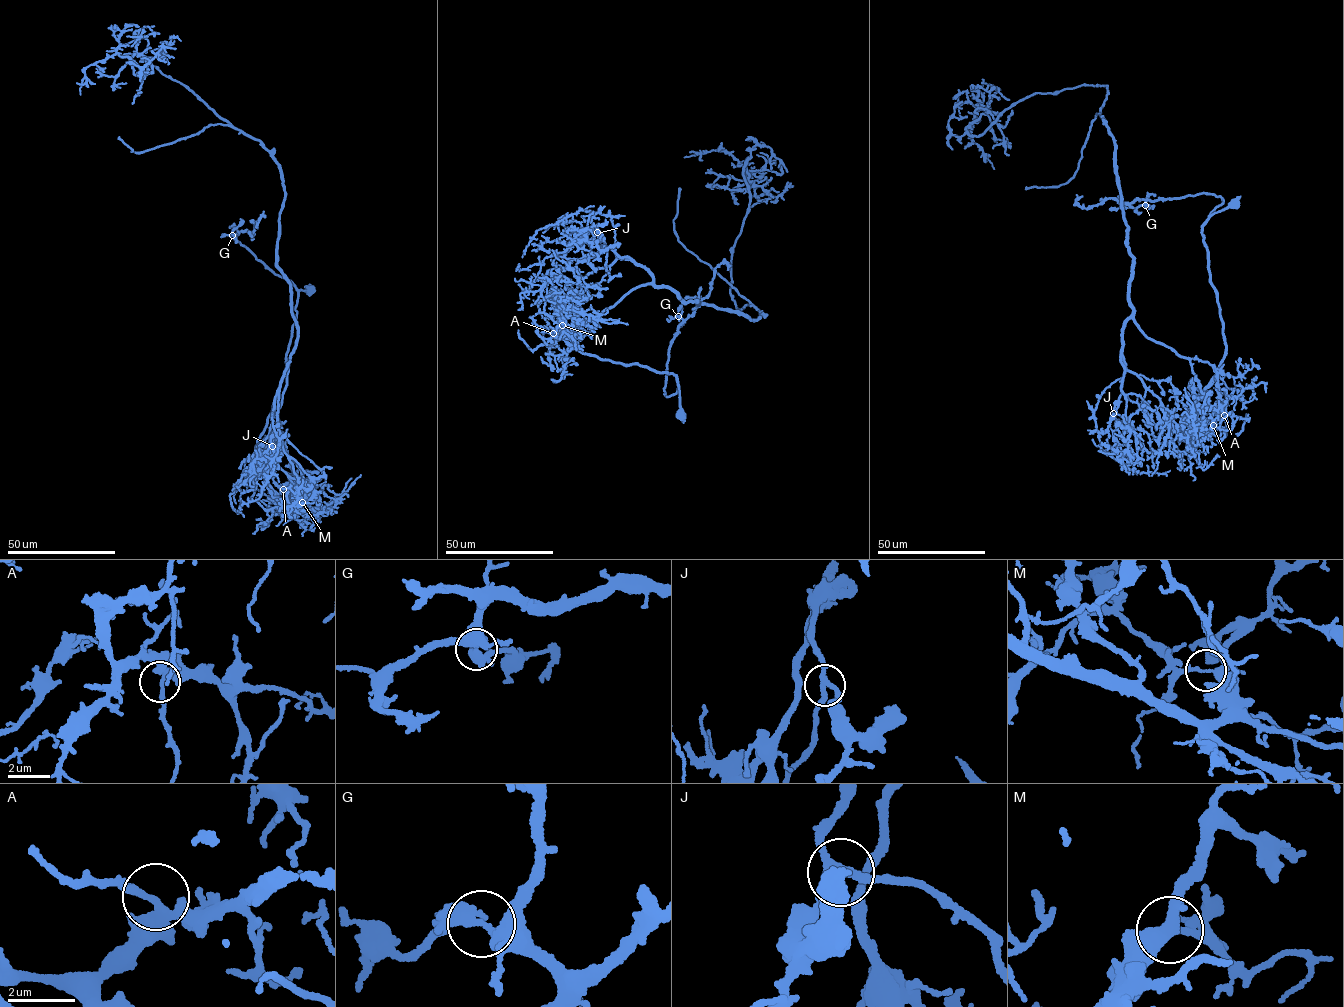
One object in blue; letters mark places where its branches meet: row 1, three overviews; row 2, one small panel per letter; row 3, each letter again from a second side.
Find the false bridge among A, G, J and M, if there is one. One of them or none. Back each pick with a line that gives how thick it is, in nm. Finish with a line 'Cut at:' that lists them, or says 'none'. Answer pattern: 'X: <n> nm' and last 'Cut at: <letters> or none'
M: 240 nm
Cut at: M

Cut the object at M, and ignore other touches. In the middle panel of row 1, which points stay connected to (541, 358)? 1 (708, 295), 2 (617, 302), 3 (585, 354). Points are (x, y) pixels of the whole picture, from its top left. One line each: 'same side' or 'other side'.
1: other side
2: same side
3: other side

